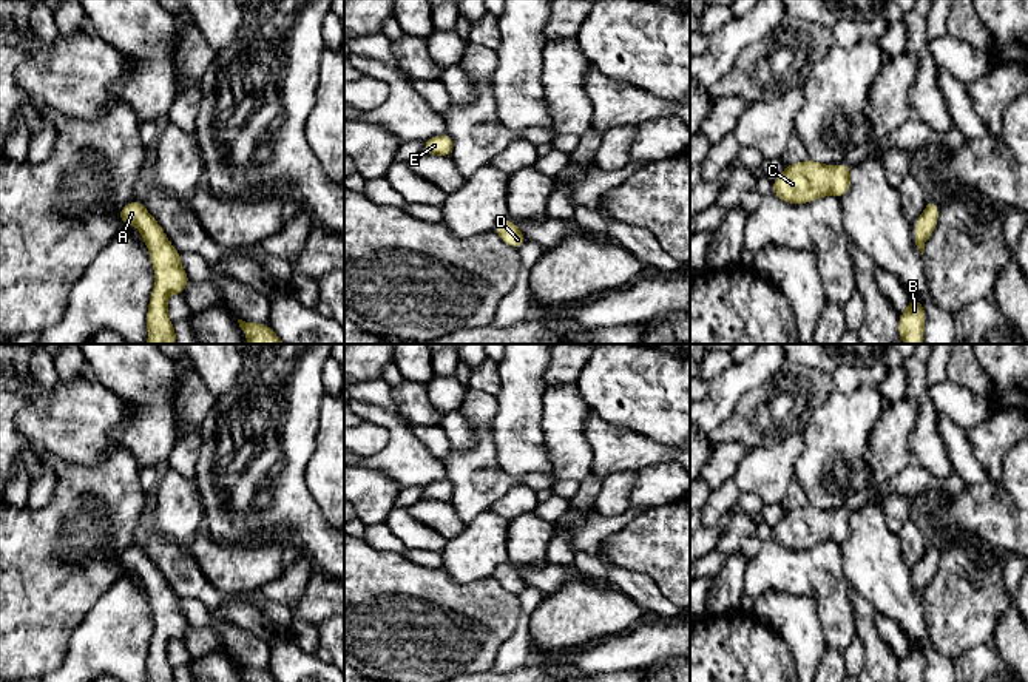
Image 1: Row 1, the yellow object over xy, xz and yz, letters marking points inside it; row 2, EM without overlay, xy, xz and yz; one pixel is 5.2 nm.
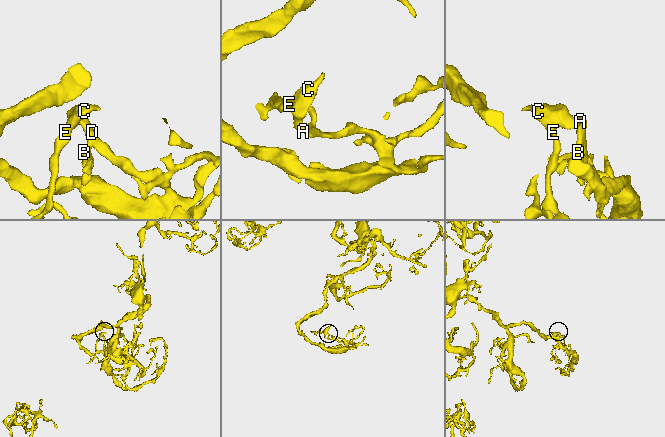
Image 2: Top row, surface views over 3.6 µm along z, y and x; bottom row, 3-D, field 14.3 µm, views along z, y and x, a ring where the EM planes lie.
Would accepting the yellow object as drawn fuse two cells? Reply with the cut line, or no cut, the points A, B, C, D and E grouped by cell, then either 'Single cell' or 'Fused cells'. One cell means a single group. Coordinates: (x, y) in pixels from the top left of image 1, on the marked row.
No split. Groups: A B C D E. Single cell

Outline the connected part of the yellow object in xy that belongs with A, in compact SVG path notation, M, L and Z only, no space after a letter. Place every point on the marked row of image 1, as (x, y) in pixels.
M140 201L123 205L117 219L140 231L156 273L147 312L147 344L176 344L176 329L168 318L167 301L171 293L184 296L185 285L191 281L181 265L181 252L168 242L164 228Z

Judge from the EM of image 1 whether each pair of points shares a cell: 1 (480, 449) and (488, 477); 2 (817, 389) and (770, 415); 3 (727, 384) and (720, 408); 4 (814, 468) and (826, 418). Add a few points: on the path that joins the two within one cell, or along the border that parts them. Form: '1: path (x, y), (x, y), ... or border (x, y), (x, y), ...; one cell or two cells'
1: path (482, 455), (490, 466), (488, 471); one cell
2: path (806, 389), (798, 389), (781, 406); one cell
3: path (724, 391), (720, 401); one cell
4: path (826, 455), (826, 431); one cell

